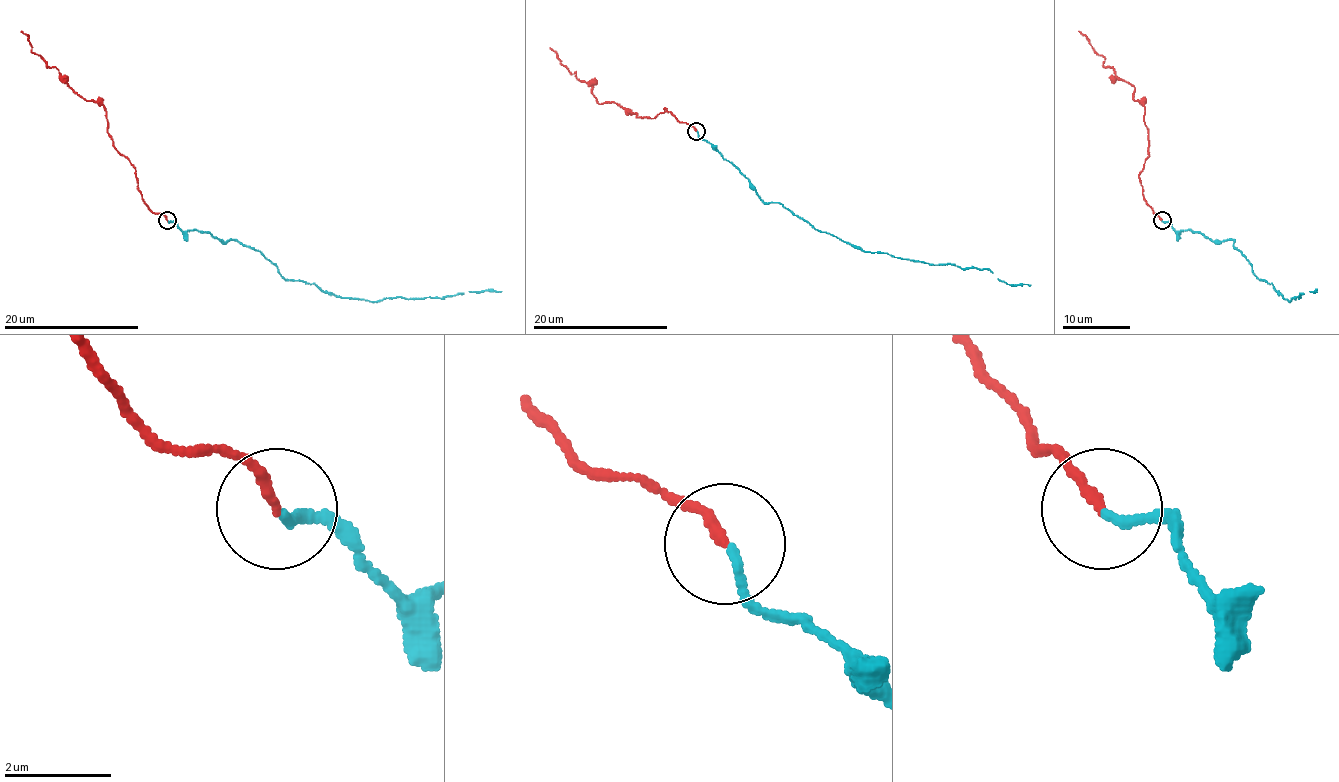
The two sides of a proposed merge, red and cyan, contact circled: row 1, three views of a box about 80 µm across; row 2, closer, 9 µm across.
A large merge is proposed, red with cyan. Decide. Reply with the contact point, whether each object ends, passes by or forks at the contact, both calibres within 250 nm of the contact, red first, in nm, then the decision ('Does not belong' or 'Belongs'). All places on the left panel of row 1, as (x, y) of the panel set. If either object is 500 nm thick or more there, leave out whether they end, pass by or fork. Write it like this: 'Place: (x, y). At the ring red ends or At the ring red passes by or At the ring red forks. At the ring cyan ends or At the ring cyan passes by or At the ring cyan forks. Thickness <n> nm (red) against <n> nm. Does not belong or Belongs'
Place: (167, 220). At the ring red ends. At the ring cyan ends. Thickness 170 nm (red) against 150 nm. Belongs

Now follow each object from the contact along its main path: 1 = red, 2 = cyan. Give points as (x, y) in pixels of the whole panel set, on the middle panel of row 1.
1: (696, 131), (665, 108), (654, 118), (642, 118), (615, 103), (600, 104), (588, 84), (571, 74), (549, 47)
2: (697, 131), (763, 200), (778, 202), (815, 229), (864, 251), (989, 269), (1009, 284), (1031, 284)

